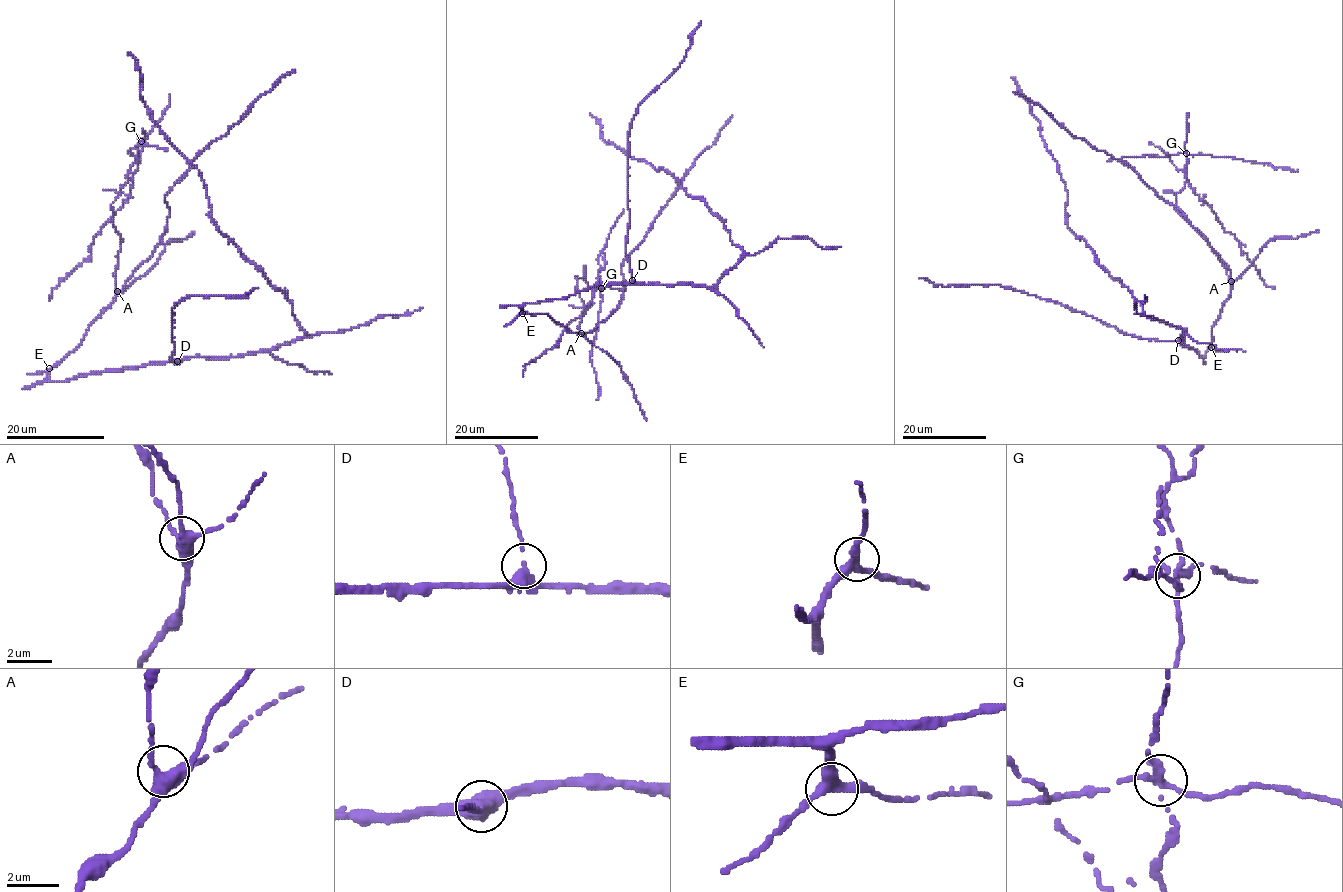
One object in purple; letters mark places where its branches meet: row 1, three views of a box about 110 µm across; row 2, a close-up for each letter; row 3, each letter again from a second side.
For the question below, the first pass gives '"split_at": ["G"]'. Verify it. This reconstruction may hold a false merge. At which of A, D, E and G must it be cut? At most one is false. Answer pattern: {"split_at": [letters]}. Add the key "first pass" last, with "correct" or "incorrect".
{"split_at": ["G"], "first pass": "correct"}

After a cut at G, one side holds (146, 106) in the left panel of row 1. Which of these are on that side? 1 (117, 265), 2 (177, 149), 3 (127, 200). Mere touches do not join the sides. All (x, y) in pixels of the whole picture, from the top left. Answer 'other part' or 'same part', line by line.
1: same part
2: same part
3: other part

